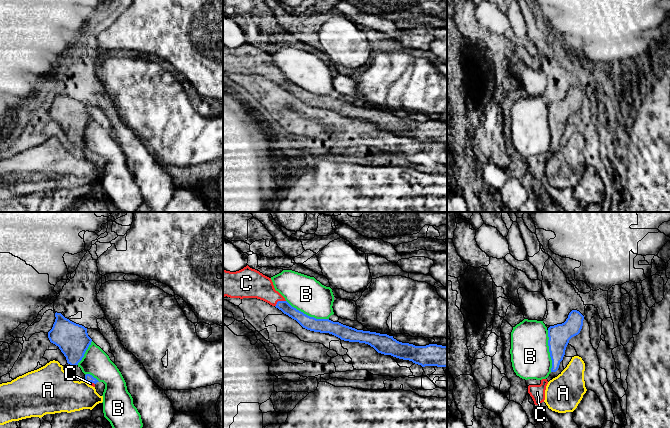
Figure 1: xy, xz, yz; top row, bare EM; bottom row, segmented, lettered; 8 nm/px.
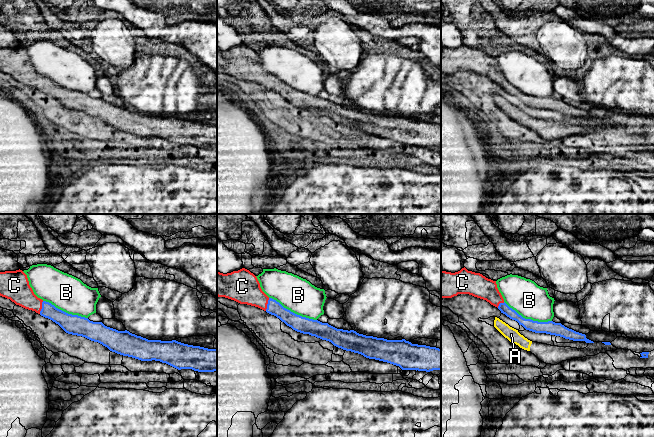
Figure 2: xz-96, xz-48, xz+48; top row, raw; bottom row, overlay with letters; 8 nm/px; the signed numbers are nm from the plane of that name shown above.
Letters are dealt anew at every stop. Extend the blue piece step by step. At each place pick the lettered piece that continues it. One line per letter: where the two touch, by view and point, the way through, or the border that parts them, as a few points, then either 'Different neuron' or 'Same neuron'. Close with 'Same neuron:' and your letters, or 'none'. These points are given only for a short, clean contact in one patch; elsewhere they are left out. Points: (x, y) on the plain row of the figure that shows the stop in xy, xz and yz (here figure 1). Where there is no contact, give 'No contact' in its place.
A: Touches blue at xy (86, 157). Boundary: xy (84, 156), (87, 158). Different neuron
B: Touches blue at xz (307, 91). Different neuron
C: Touches blue at xz (279, 77). Same neuron
Same neuron: C

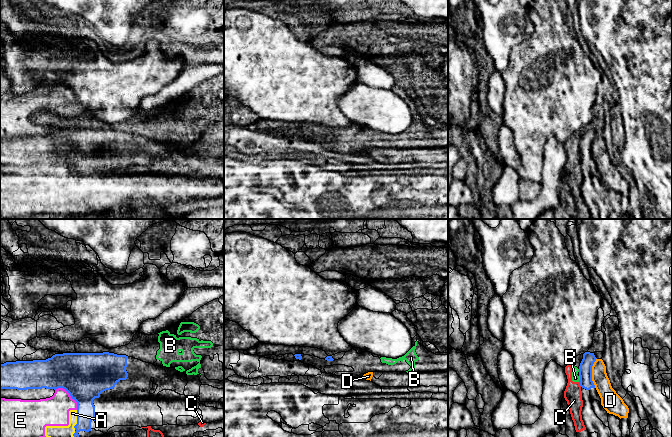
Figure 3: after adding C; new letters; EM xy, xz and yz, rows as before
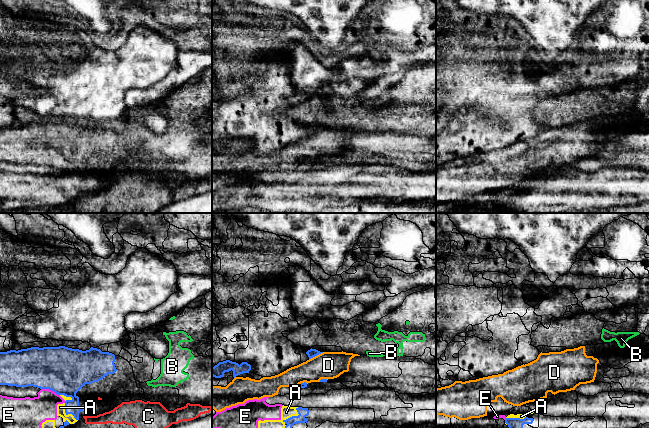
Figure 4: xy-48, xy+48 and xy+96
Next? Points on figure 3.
A: Touches blue at xy (77, 196). Different neuron
B: Touches blue at yz (580, 154). Boundary: yz (579, 151), (578, 157). Different neuron
C: Touches blue at yz (580, 160). Different neuron
D: Touches blue at yz (591, 149). Different neuron
E: Touches blue at xy (70, 171). Different neuron
Same neuron: none

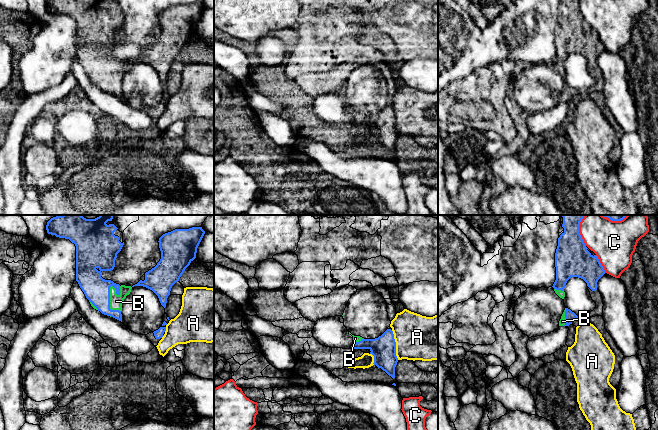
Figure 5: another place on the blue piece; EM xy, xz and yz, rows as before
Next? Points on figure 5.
A: Touches blue at xz (395, 121). Boundary: xz (391, 106), (395, 118), (395, 131), (398, 135). Different neuron
B: Touches blue at xy (109, 78). Same neuron
C: Touches blue at yz (580, 11). Different neuron
Same neuron: B

